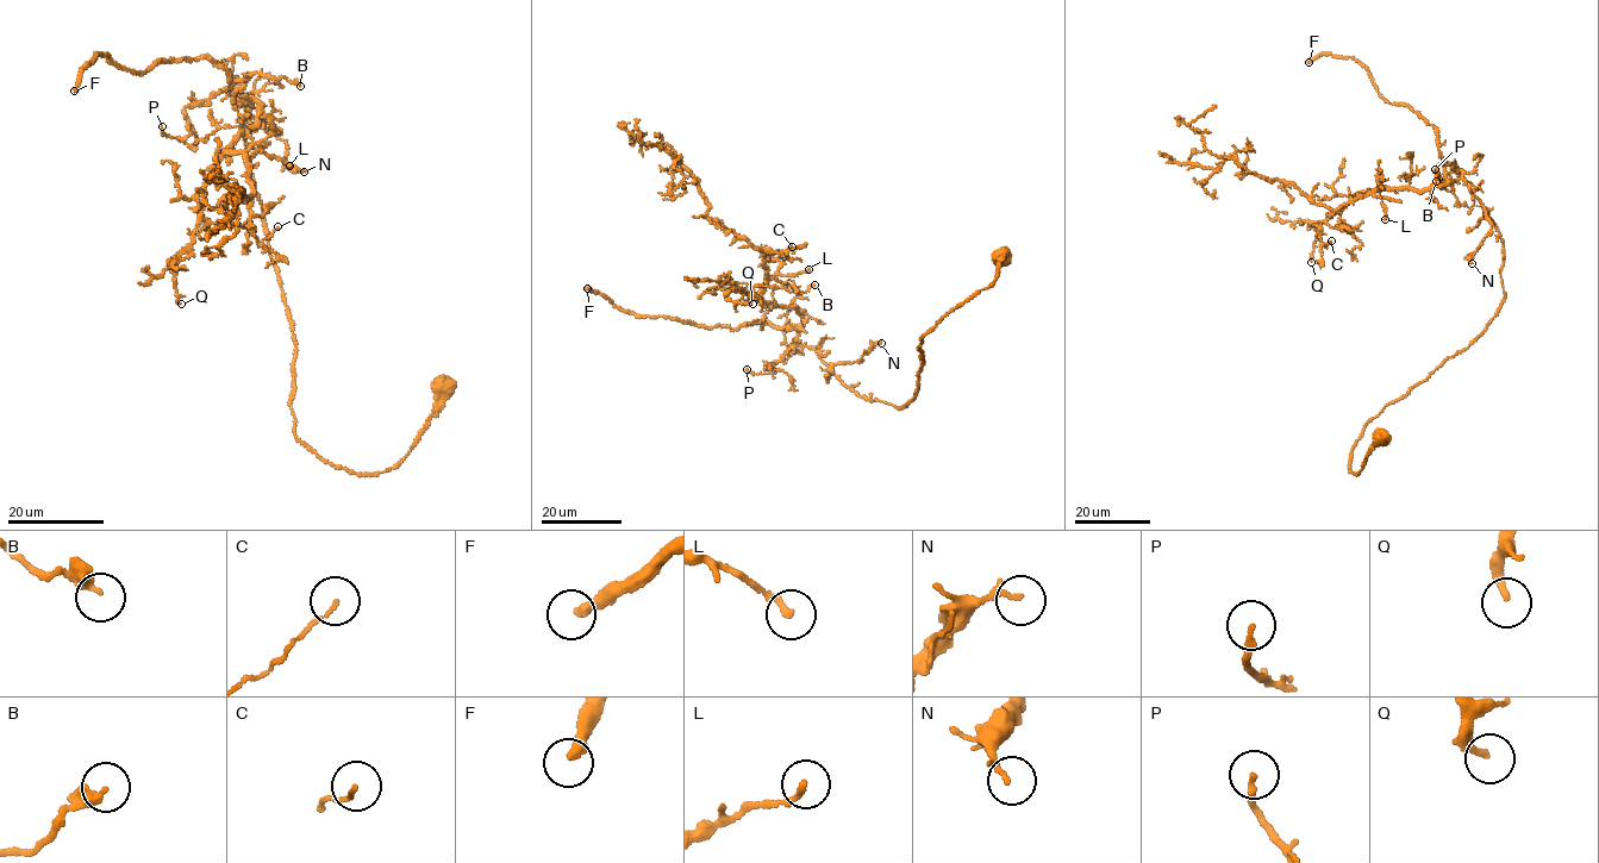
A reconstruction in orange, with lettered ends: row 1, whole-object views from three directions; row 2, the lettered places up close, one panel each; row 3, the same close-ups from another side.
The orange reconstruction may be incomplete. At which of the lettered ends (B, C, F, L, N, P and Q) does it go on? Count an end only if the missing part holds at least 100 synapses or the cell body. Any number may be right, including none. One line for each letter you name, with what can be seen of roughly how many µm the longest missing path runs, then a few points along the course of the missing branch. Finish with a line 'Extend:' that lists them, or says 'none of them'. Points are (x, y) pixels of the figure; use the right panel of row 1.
F: 60 µm | (1309, 62), (1299, 73), (1255, 82), (1235, 70), (1219, 72), (1209, 58), (1188, 54), (1153, 79)
Extend: F

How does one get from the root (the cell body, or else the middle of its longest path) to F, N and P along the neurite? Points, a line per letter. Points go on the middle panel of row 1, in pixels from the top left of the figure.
F: (1000, 260), (923, 336), (918, 388), (898, 408), (843, 385), (795, 325), (705, 329), (587, 288)
N: (1000, 260), (989, 286), (920, 339), (918, 388), (904, 406), (860, 395), (831, 370), (881, 343)
P: (1000, 260), (920, 339), (904, 406), (860, 395), (809, 348), (747, 369)

